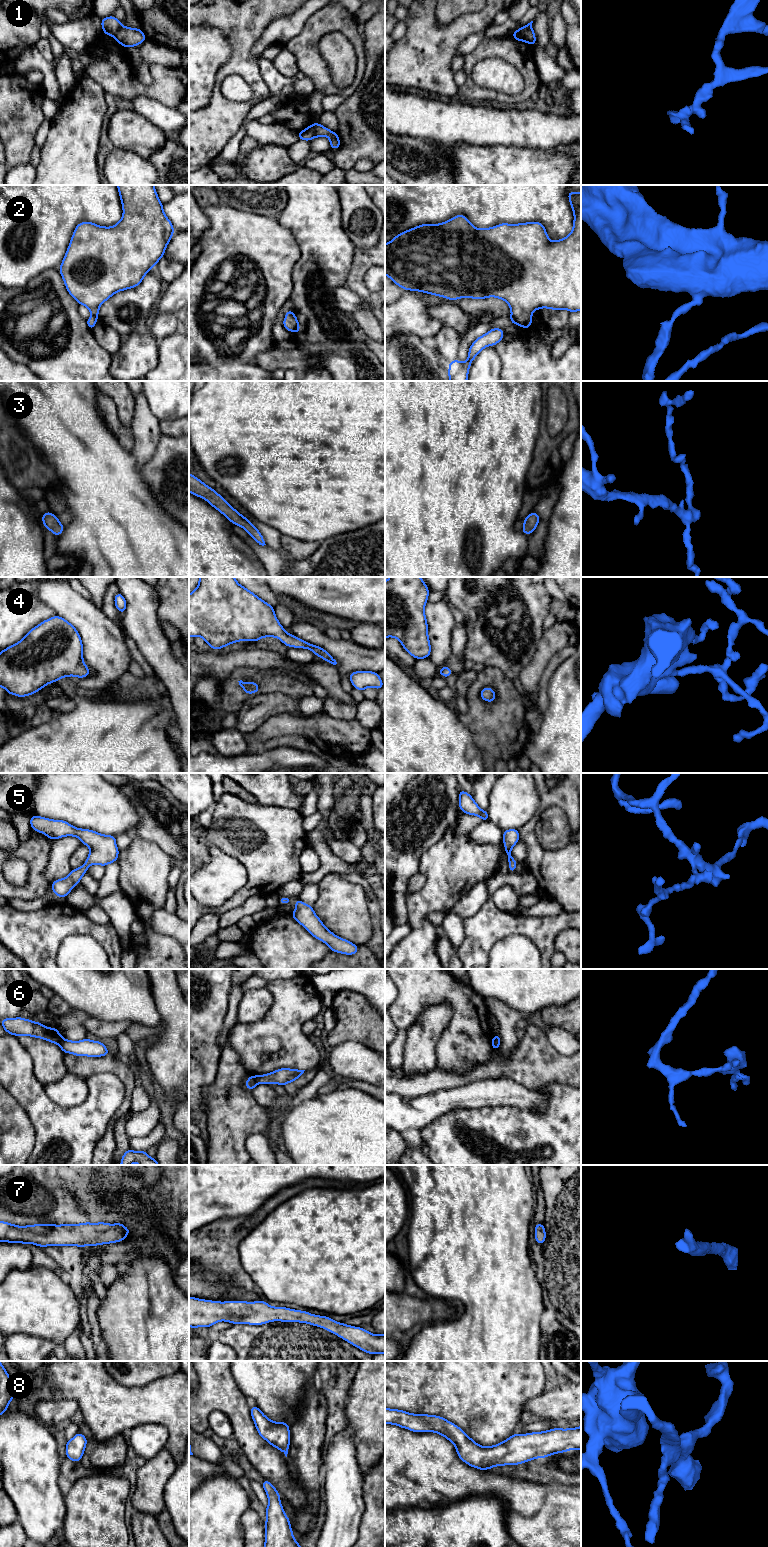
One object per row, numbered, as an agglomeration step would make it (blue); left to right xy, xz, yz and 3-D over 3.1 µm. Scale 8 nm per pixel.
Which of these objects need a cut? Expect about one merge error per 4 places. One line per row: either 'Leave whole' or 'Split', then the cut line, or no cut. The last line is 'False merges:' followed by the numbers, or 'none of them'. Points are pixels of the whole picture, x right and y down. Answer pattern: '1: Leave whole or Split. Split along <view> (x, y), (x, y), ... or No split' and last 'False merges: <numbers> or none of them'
1: Split. Split along xz (312, 124), (315, 136)
2: Leave whole. No split
3: Leave whole. No split
4: Leave whole. No split
5: Leave whole. No split
6: Split. Split along xz (255, 1076), (258, 1082)
7: Leave whole. No split
8: Leave whole. No split
False merges: 1, 6

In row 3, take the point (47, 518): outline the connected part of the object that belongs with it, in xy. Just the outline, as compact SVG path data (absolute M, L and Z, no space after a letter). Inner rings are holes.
M50 511L43 513L42 523L56 537L61 535L64 530L64 525L59 522L58 516L52 514Z

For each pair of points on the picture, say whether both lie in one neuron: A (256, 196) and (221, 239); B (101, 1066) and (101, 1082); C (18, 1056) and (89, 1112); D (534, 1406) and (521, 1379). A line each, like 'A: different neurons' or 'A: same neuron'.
A: different neurons
B: different neurons
C: same neuron
D: different neurons

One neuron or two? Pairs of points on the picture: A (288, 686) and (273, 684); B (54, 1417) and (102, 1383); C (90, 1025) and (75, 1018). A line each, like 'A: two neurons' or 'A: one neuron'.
A: one neuron
B: two neurons
C: two neurons

